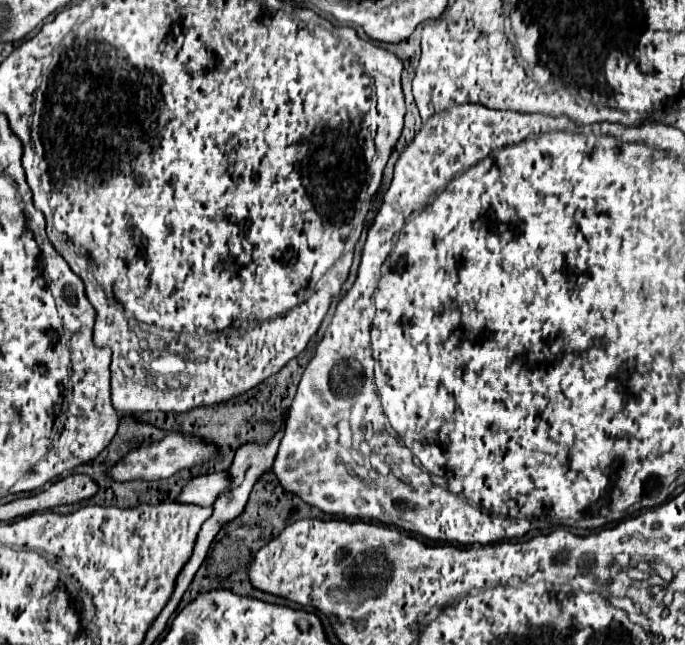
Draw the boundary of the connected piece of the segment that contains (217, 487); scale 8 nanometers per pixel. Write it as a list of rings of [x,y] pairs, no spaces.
[[[214,472],[214,474],[198,476],[198,478],[192,478],[182,488],[176,502],[210,506],[222,490],[228,490],[228,486],[230,486],[230,478],[228,478],[226,472]]]

